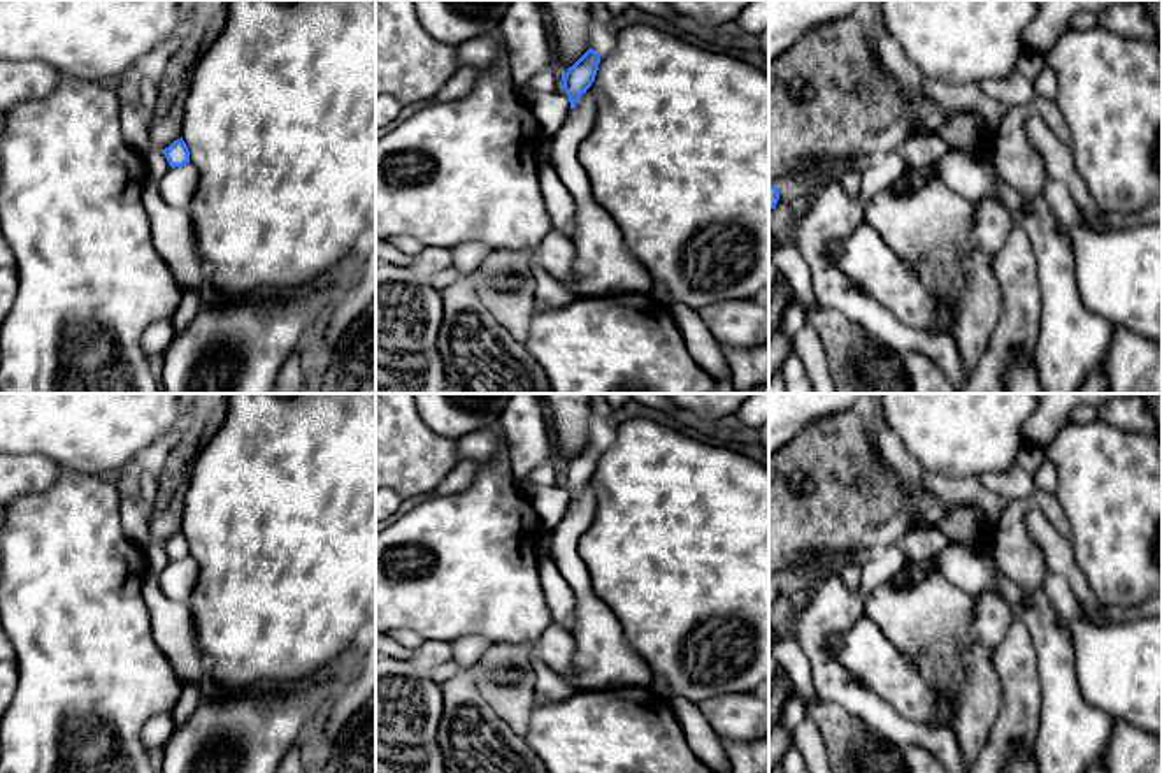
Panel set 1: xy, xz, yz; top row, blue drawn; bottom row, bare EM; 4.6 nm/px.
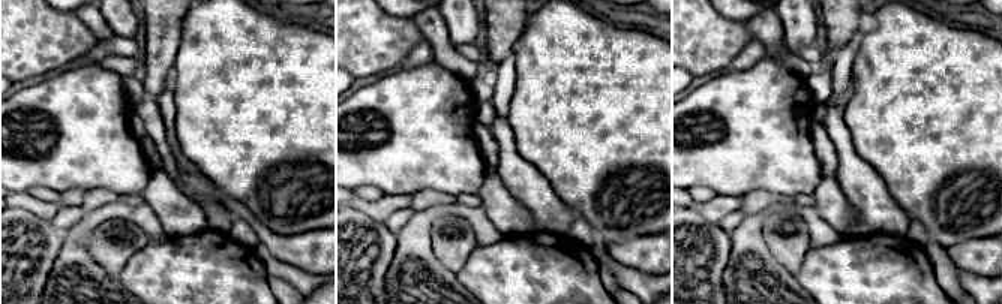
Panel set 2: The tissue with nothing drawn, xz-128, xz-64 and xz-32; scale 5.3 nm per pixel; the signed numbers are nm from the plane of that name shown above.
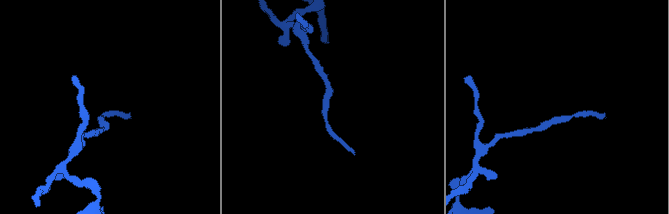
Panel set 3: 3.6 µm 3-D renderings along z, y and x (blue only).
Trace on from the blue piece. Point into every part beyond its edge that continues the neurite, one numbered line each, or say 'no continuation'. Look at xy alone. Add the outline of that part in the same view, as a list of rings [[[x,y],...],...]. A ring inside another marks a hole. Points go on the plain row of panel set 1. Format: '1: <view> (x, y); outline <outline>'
no continuation

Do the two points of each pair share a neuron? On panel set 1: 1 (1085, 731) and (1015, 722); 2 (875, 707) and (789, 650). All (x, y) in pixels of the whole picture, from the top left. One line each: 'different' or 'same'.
1: different
2: different

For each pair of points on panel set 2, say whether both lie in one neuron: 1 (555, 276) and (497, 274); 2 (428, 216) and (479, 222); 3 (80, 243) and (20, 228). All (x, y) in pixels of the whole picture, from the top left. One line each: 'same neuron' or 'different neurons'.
1: same neuron
2: same neuron
3: different neurons

